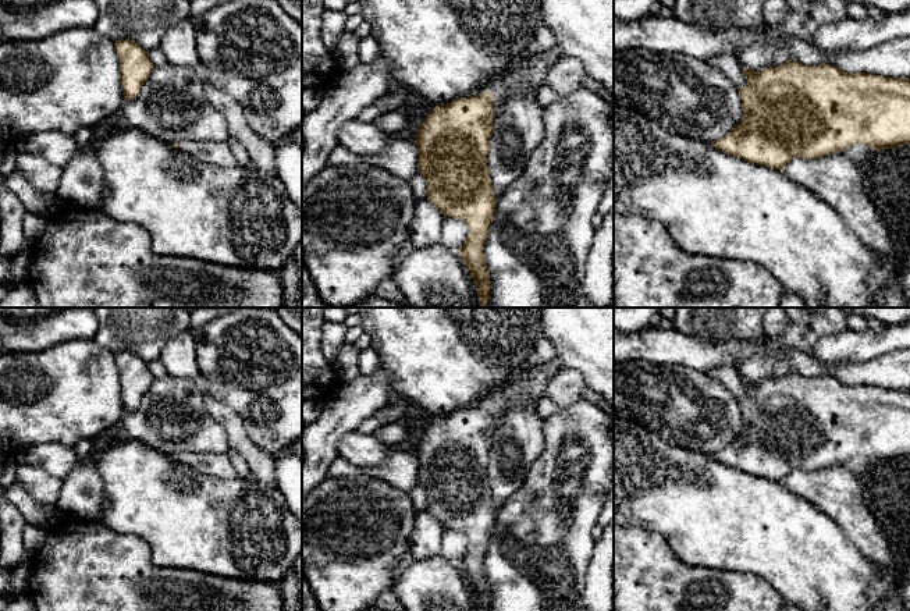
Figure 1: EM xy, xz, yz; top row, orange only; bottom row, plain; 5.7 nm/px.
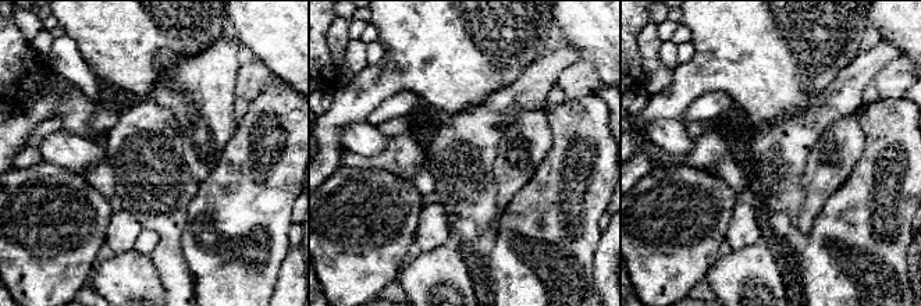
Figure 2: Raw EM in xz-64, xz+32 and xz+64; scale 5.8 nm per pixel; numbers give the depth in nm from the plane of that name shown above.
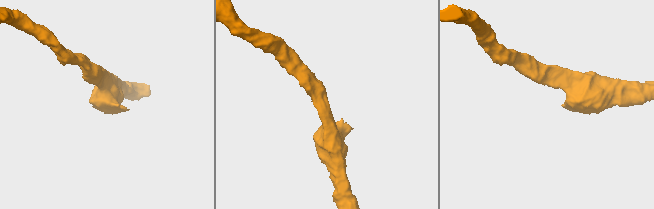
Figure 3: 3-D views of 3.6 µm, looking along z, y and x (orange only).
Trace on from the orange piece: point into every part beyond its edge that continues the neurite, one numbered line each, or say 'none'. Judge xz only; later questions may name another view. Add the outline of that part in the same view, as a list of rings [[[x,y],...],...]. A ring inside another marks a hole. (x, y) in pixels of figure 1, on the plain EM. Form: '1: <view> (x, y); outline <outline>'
1: xz (529, 389); outline [[[555,356],[548,362],[540,362],[537,367],[526,372],[515,384],[508,387],[504,392],[483,399],[479,406],[486,402],[493,405],[494,415],[500,413],[505,406],[526,406],[544,398],[547,383],[561,369],[566,367],[564,360]]]

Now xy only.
1: xy (219, 465); outline [[[178,452],[171,457],[178,457],[181,462],[188,463],[206,475],[211,475],[218,479],[235,479],[237,470],[231,462],[228,452],[211,454],[211,452]]]

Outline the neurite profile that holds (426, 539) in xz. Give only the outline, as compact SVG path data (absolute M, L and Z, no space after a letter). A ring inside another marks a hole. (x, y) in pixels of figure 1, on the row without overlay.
M427 511L419 512L409 540L409 551L415 560L426 560L440 554L445 527Z

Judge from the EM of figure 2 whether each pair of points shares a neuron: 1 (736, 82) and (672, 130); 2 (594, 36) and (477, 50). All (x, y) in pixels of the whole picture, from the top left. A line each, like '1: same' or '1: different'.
1: different
2: different

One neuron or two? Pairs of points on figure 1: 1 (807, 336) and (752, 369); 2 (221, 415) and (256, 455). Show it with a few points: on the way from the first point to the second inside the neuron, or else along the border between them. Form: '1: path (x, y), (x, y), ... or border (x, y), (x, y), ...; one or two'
1: path (793, 337), (784, 341), (765, 359); one
2: path (231, 425), (246, 446); one

